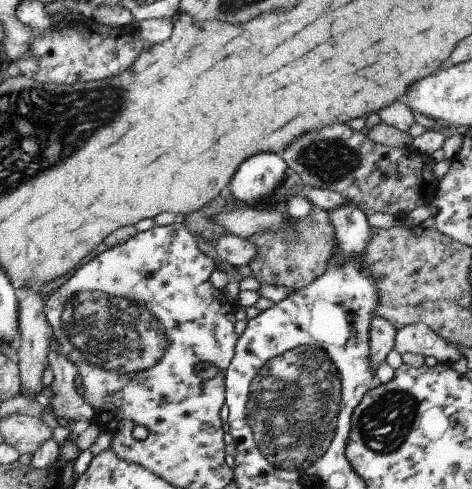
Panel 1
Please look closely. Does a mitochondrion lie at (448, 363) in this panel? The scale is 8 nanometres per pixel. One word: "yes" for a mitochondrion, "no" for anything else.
no

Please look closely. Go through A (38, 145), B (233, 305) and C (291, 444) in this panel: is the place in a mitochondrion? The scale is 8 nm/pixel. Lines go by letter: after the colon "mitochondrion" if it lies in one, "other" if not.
A: mitochondrion
B: other
C: mitochondrion

